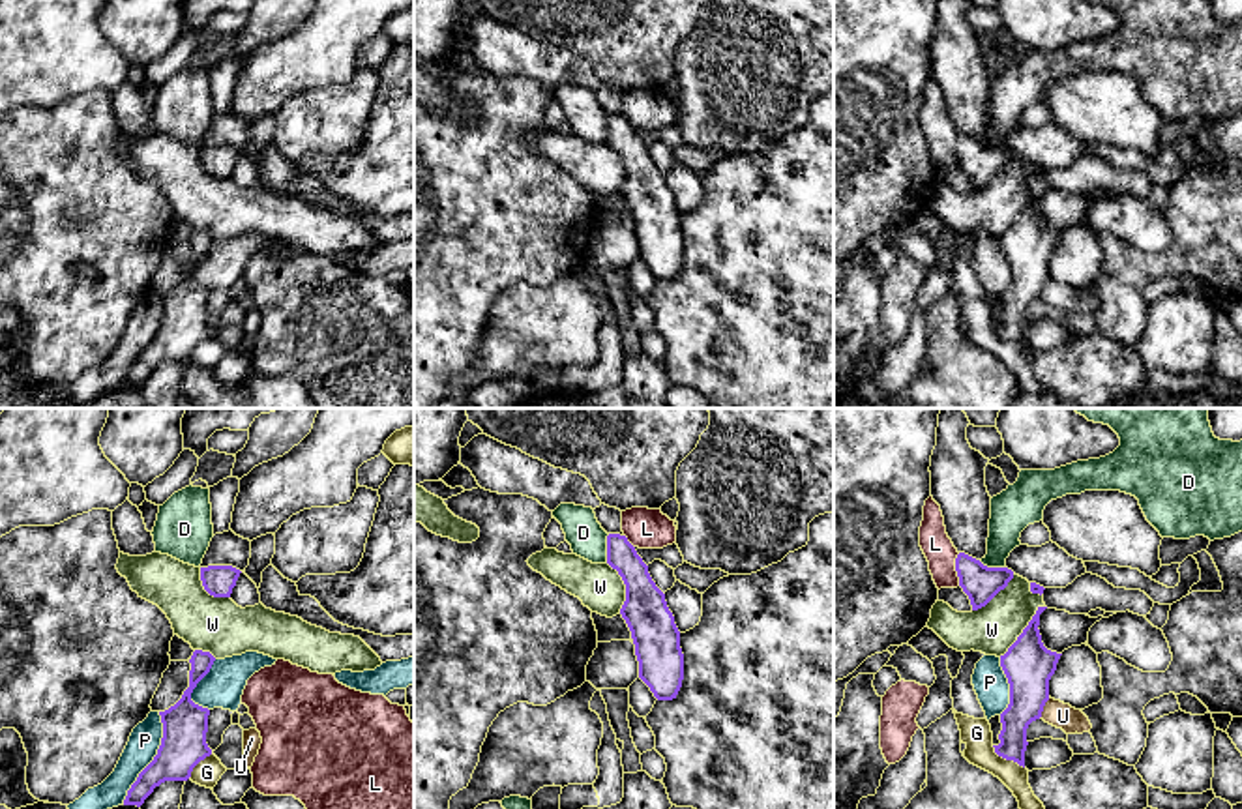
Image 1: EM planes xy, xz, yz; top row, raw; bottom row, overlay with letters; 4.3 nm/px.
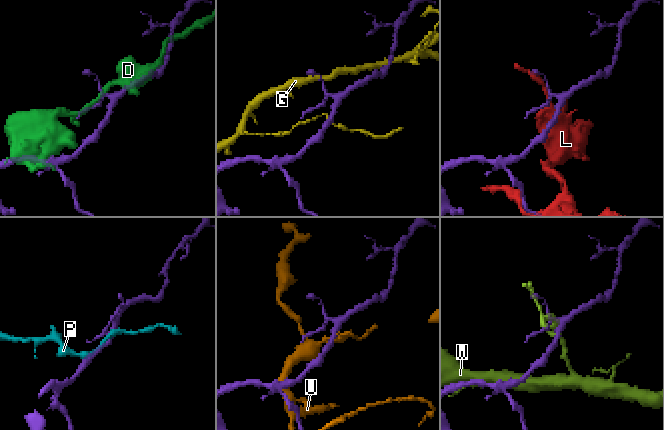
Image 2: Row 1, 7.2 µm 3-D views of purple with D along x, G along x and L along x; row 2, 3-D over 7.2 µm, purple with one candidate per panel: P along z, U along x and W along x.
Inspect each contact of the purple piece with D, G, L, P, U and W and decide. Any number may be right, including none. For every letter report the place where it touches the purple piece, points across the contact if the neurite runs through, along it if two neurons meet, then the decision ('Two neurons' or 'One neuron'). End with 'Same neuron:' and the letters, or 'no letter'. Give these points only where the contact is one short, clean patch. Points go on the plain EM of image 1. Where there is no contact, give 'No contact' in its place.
D: Touches purple at xz (607, 130). Two neurons
G: Touches purple at yz (1006, 339). Two neurons
L: Touches purple at yz (956, 150). Boundary: yz (960, 133), (956, 139), (958, 165). Two neurons
P: Touches purple at xy (154, 338). Two neurons
U: Touches purple at yz (1044, 285). Boundary: yz (1049, 278), (1040, 296). Two neurons
W: Touches purple at yz (1023, 212). Two neurons
Same neuron: no letter

